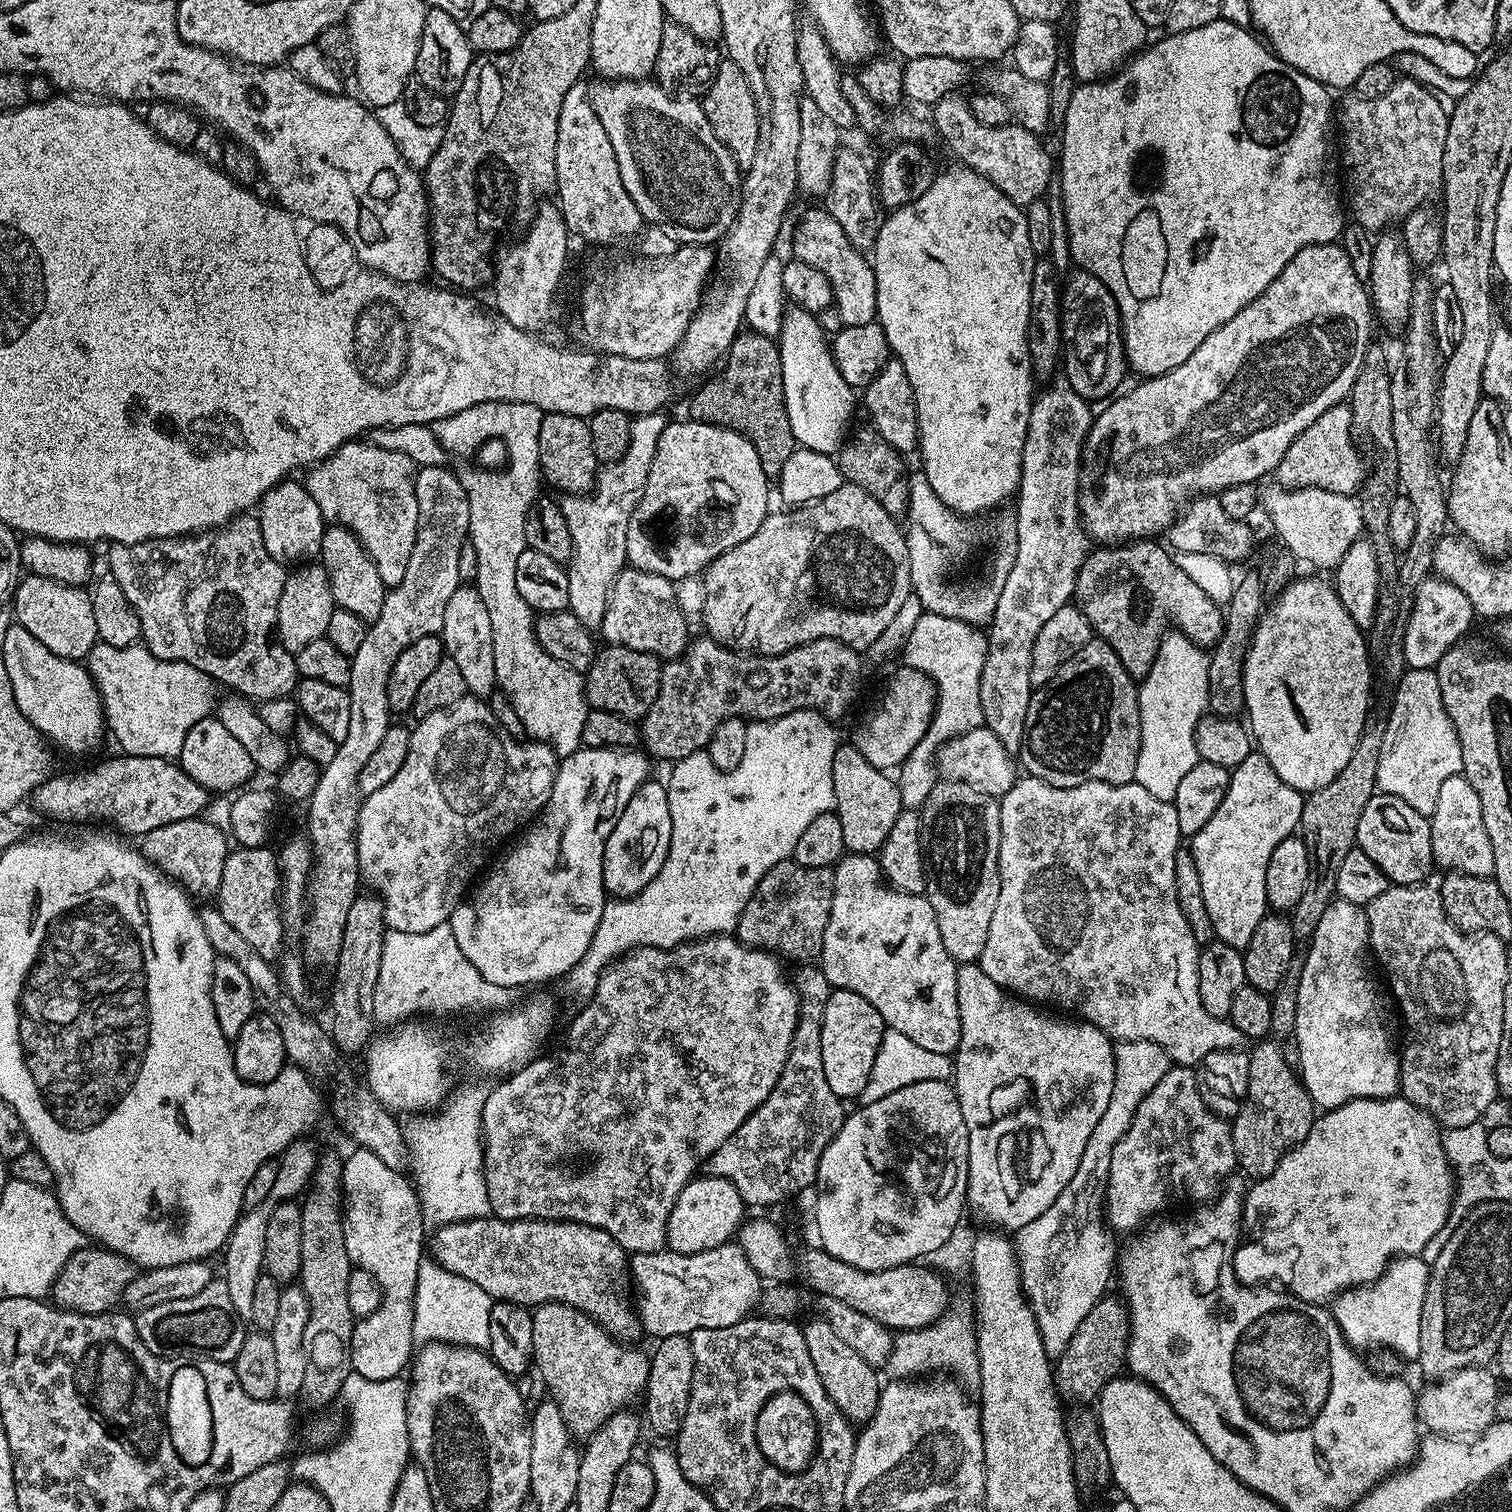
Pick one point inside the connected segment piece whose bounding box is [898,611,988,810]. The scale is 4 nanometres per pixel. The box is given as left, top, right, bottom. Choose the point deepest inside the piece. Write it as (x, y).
(952, 653)

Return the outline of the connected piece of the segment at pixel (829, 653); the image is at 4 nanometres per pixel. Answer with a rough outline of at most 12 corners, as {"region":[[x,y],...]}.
{"region":[[707,634],[662,667],[649,757],[707,749],[726,718],[815,708],[839,722],[865,657],[837,640],[777,656]]}

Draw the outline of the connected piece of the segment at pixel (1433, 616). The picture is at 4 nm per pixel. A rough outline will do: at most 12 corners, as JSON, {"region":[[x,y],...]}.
{"region":[[1426,579],[1403,628],[1405,665],[1435,669],[1474,613],[1458,586]]}

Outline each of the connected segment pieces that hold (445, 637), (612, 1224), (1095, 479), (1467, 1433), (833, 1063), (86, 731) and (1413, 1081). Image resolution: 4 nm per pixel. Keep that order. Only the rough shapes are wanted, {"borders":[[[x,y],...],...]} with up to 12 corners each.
{"borders":[[[476,587],[450,594],[442,630],[468,692],[497,687],[490,614]],[[634,948],[488,1092],[491,1215],[665,1251],[800,995]],[[1306,246],[1202,346],[1095,413],[1104,546],[1275,473],[1343,404],[1374,309]],[[1463,1368],[1419,1389],[1429,1433],[1475,1438],[1497,1421],[1497,1377]],[[837,988],[822,1018],[822,1070],[841,1100],[870,1082],[886,1025]],[[15,622],[18,708],[53,745],[99,746],[104,699],[83,663]],[[1435,887],[1366,905],[1404,1015],[1400,1092],[1444,1128],[1498,1100],[1506,944]]]}

